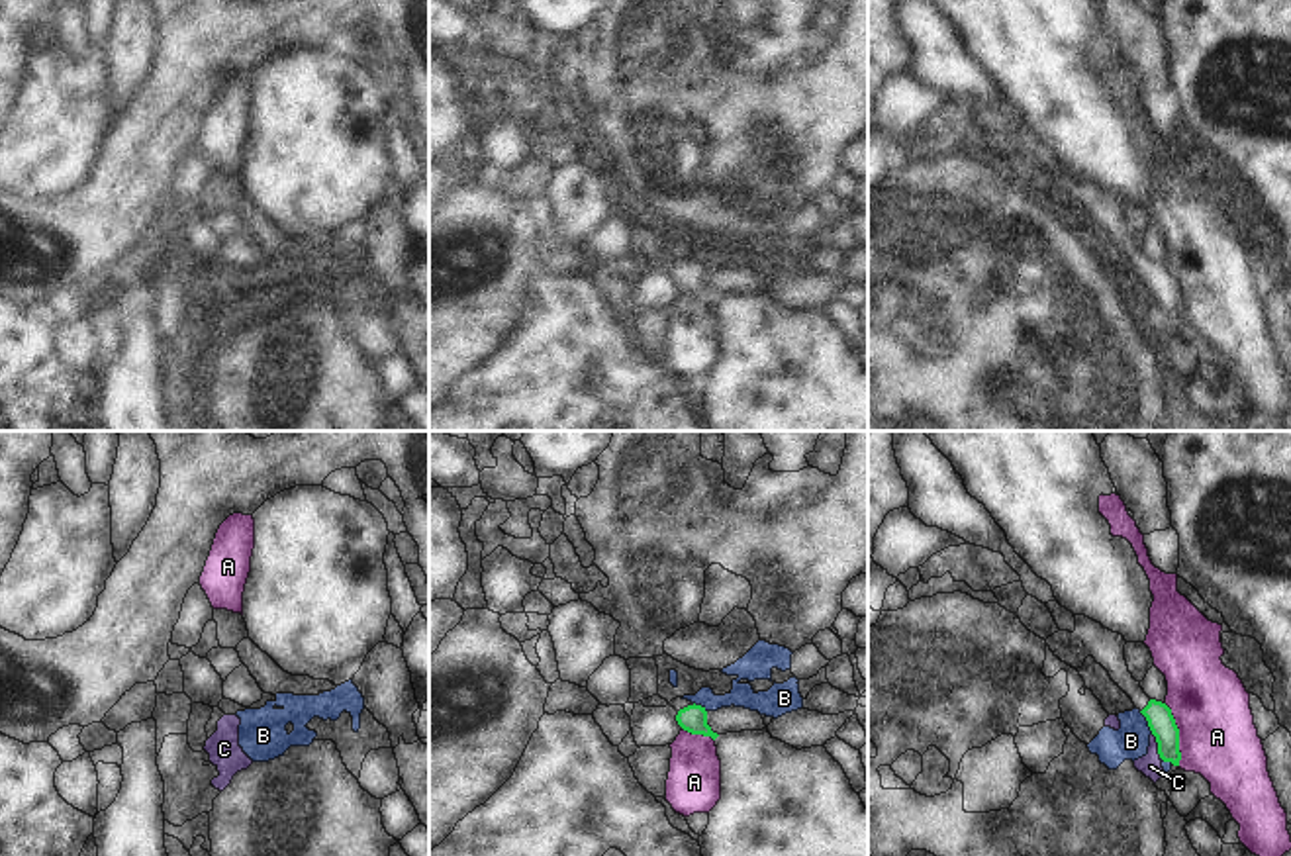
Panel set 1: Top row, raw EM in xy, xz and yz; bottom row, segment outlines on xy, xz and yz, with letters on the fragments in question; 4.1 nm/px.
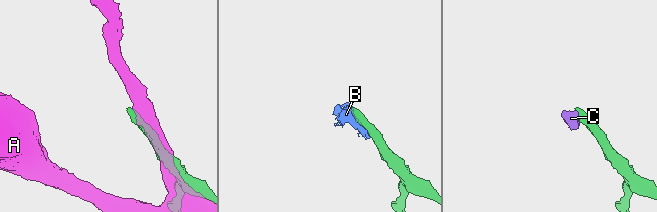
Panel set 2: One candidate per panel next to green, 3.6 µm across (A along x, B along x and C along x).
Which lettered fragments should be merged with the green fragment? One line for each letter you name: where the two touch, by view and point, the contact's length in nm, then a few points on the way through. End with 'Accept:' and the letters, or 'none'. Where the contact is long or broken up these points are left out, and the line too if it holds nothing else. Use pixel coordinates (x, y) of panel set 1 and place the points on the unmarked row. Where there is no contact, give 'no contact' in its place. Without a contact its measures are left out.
Accept: none

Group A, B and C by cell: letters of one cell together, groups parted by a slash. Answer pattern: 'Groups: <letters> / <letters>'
Groups: A / B C.

